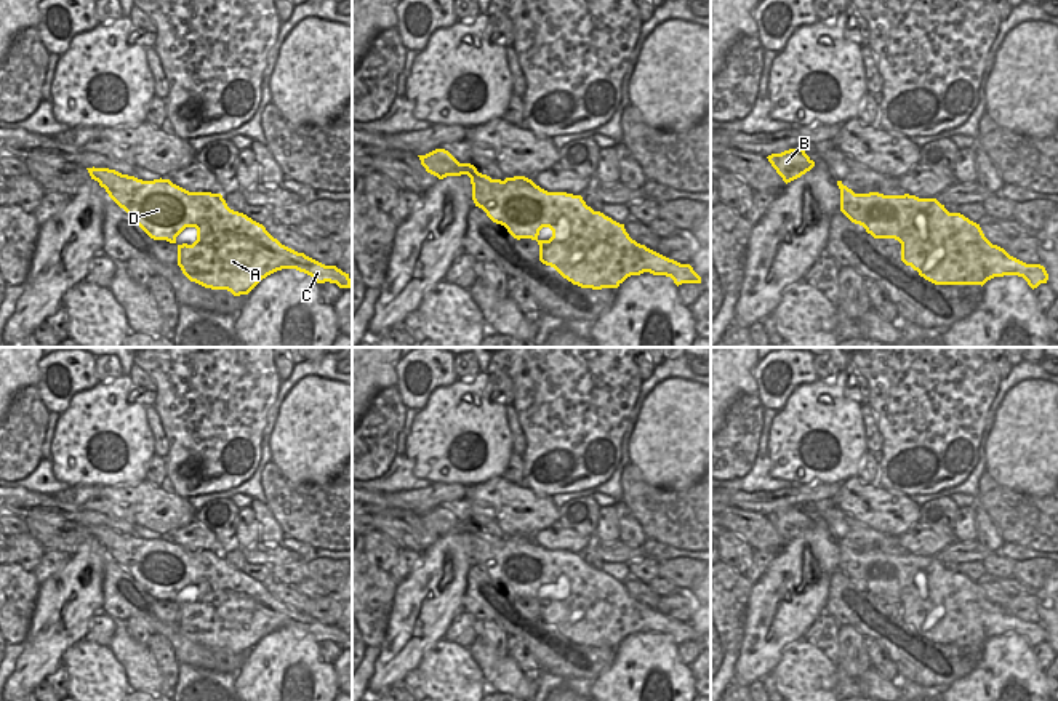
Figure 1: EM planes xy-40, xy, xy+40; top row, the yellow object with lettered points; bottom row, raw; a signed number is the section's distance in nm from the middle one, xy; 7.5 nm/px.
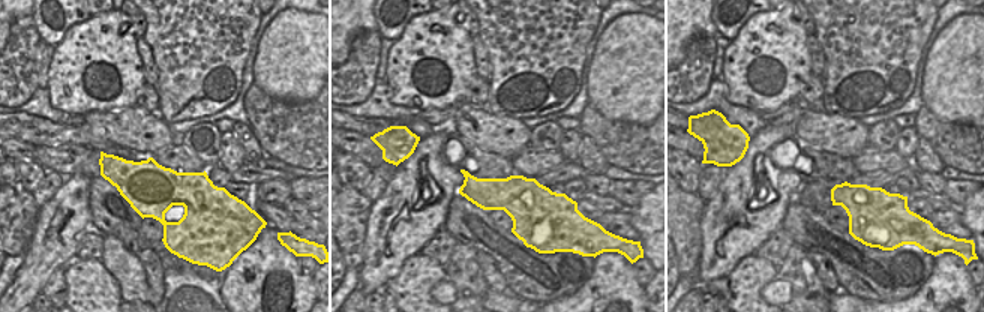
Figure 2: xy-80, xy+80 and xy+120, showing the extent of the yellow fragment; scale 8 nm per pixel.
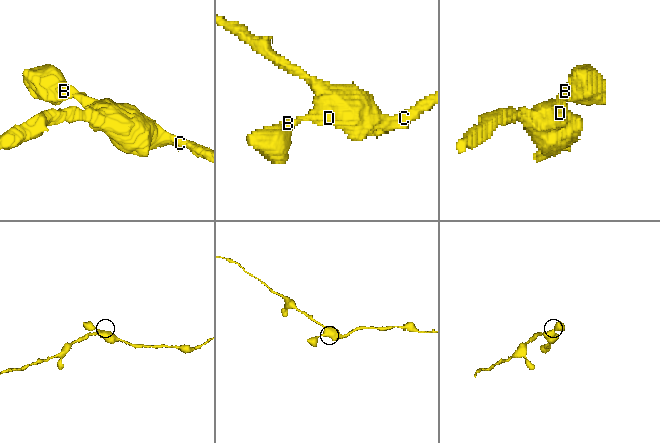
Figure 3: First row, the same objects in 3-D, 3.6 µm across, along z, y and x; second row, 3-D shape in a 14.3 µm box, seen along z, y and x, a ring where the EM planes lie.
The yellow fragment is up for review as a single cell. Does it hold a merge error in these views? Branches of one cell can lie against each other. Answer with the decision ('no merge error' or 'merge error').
no merge error

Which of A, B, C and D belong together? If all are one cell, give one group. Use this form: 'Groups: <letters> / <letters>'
Groups: A B C D

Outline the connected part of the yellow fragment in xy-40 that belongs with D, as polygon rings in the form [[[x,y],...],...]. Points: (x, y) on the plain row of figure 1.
[[[109,527],[86,528],[150,597],[176,602],[186,586],[197,587],[192,603],[178,603],[178,624],[190,640],[240,655],[277,629],[296,627],[317,642],[351,647],[349,632],[282,603],[262,583],[230,568],[221,552],[189,551],[170,538],[142,539]]]

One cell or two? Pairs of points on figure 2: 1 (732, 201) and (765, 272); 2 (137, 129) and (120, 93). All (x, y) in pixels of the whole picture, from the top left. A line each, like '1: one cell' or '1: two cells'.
1: two cells
2: two cells

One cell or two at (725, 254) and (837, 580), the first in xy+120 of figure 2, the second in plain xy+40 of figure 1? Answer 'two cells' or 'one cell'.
two cells

